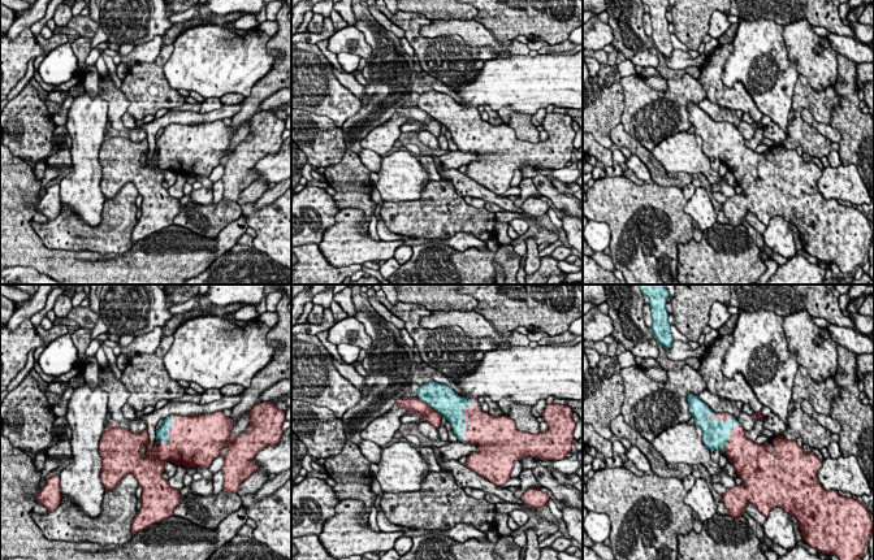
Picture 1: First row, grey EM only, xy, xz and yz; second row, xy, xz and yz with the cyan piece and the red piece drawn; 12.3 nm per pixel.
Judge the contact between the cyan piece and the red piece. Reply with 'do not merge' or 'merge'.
merge

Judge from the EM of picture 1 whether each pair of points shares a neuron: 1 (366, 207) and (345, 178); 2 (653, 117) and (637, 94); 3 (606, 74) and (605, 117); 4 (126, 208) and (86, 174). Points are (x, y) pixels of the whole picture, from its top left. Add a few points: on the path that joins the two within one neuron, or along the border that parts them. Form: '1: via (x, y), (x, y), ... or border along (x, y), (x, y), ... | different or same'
1: via (362, 200), (353, 191), (351, 185) | same
2: via (648, 112), (640, 99) | same
3: via (606, 85), (605, 107) | same
4: border along (105, 200), (96, 225), (87, 225), (76, 212) | different

